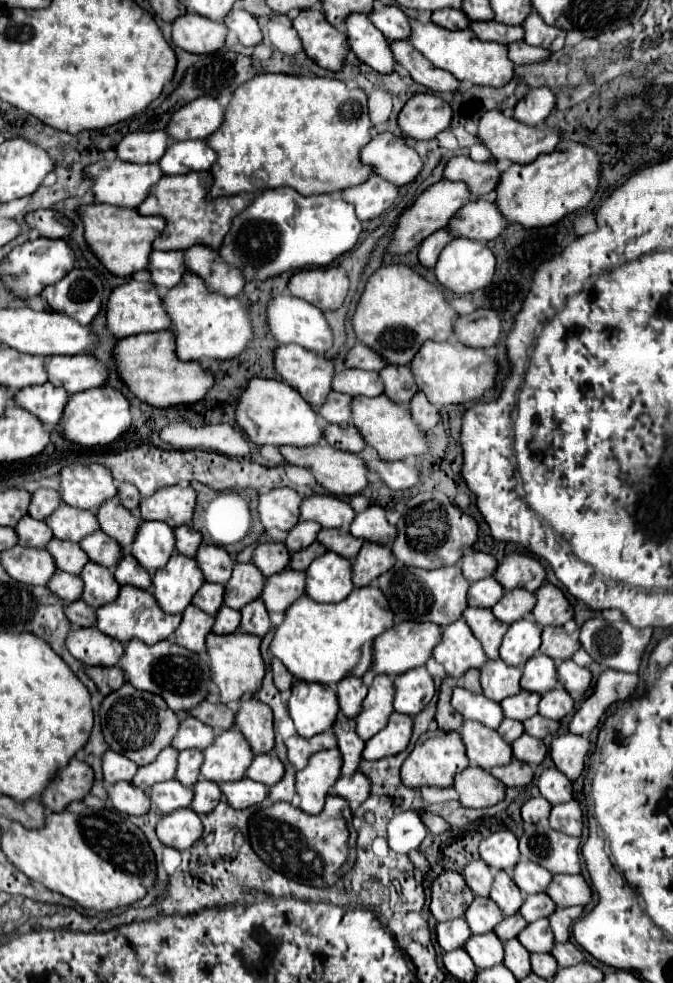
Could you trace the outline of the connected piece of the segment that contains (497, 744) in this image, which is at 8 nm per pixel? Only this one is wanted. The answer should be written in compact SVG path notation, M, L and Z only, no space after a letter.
M473 720L463 722L463 734L461 734L465 746L467 746L467 758L471 766L479 766L483 770L491 770L495 766L505 766L513 760L511 746L503 742L503 738Z

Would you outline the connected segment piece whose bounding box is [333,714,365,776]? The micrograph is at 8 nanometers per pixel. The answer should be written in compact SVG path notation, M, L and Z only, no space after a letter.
M345 714L337 716L337 722L333 726L337 740L339 740L339 750L343 754L343 774L345 776L353 776L359 770L359 762L361 762L361 752L365 748L365 742L359 738L359 734L355 732L355 726L351 730L349 718Z

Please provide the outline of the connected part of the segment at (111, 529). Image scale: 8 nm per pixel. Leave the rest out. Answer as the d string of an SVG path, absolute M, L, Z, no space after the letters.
M117 496L97 510L97 518L99 518L101 530L109 534L113 540L117 540L123 548L129 548L133 544L141 520L133 516Z

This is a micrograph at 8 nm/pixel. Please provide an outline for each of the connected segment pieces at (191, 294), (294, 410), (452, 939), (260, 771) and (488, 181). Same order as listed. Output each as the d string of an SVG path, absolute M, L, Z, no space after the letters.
M191 272L183 274L179 286L167 290L163 296L163 306L171 320L169 330L175 334L175 354L183 362L199 362L203 358L229 360L241 354L251 340L253 330L247 308L237 298L211 294L203 280Z
M251 378L247 382L247 388L241 392L239 404L235 408L235 422L245 432L245 436L259 446L313 446L323 434L317 412L299 396L299 392L281 380L269 378Z
M455 918L451 922L443 922L443 924L437 924L437 942L443 950L457 950L457 948L463 948L465 942L469 940L471 936L471 930L465 922L465 918Z
M259 754L259 756L255 756L253 764L247 770L247 778L255 780L255 782L261 782L265 786L277 784L283 778L283 774L285 774L285 766L273 754Z
M455 156L445 164L443 178L467 184L471 198L481 200L485 194L495 190L499 182L499 170L489 162L475 162L469 156Z

